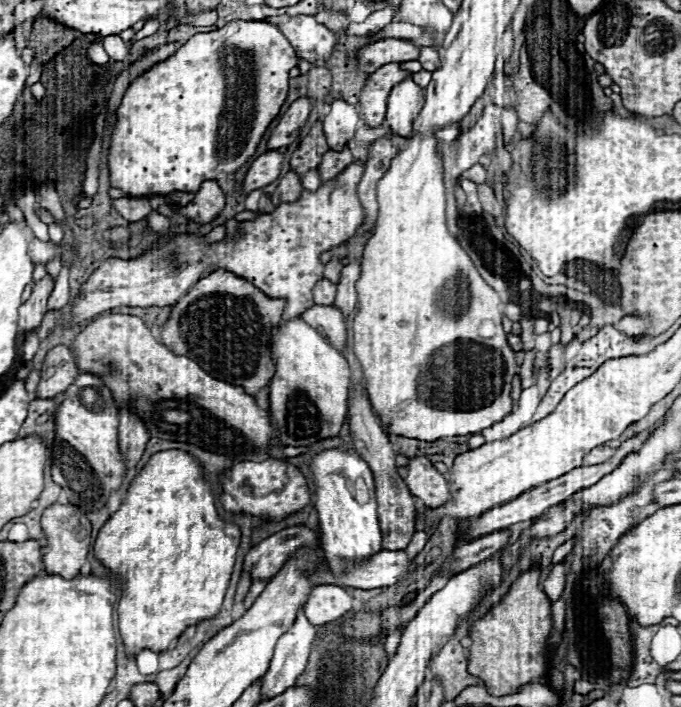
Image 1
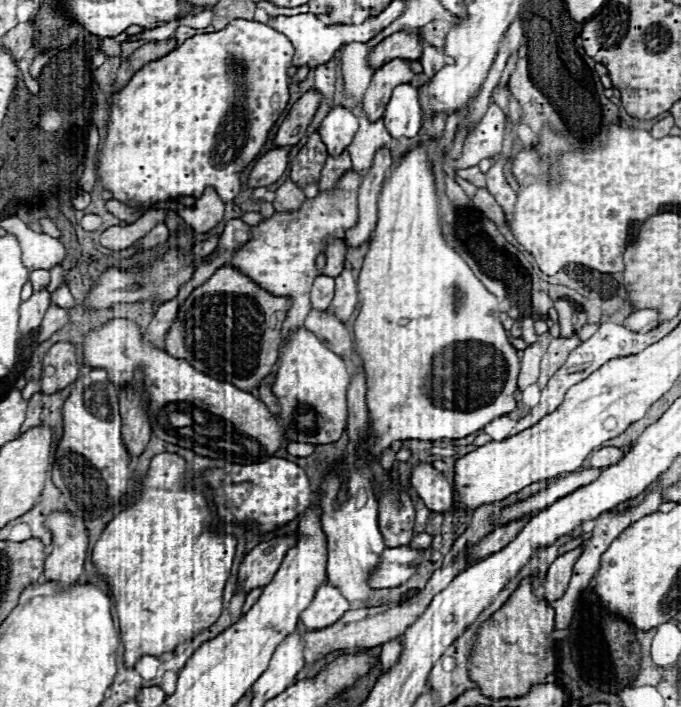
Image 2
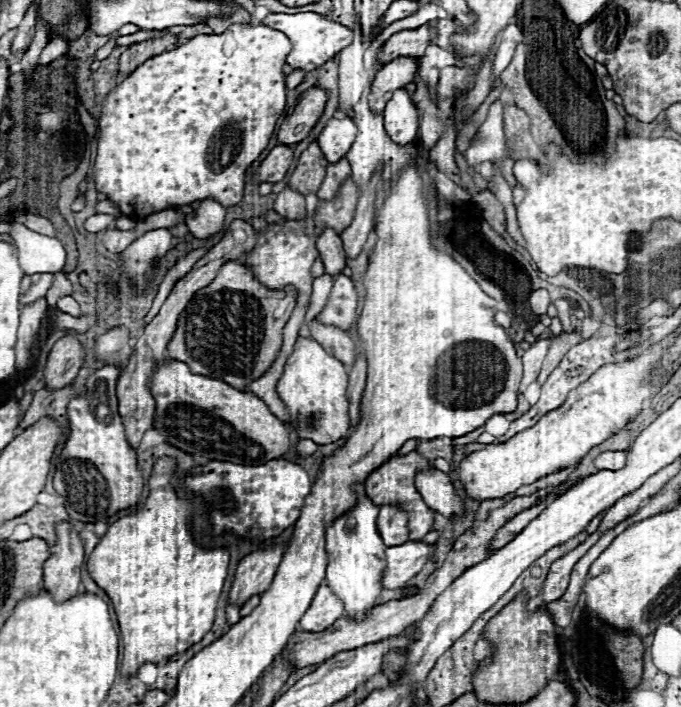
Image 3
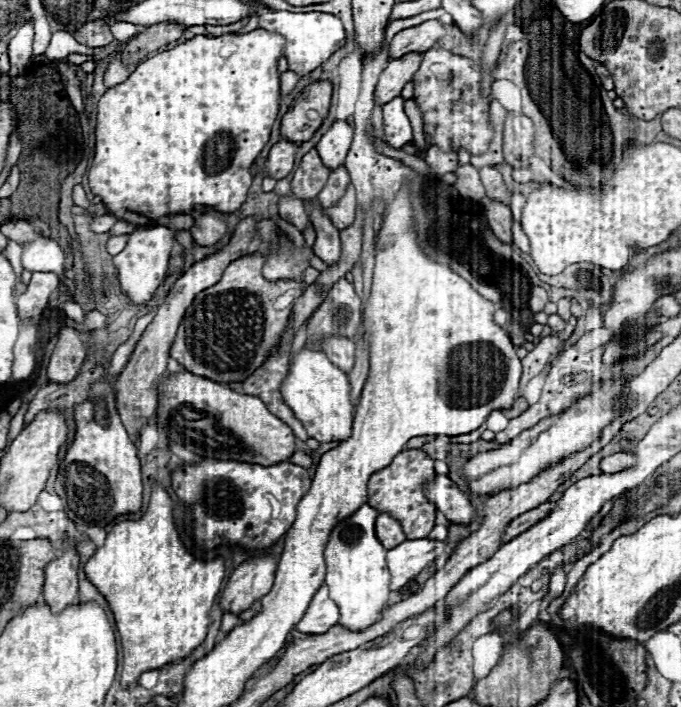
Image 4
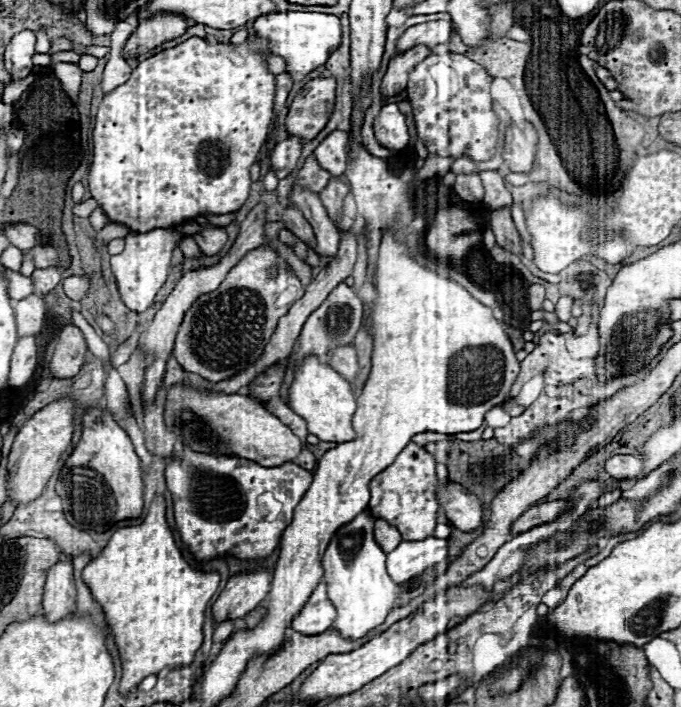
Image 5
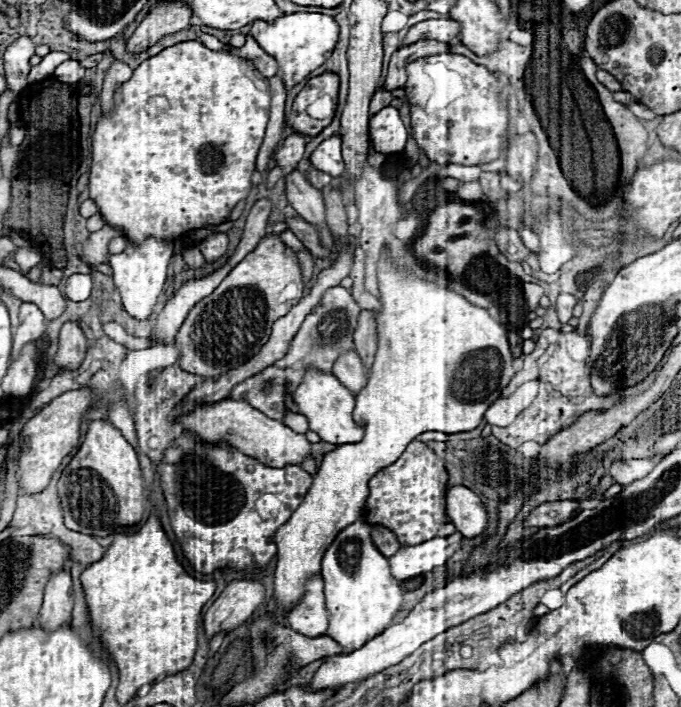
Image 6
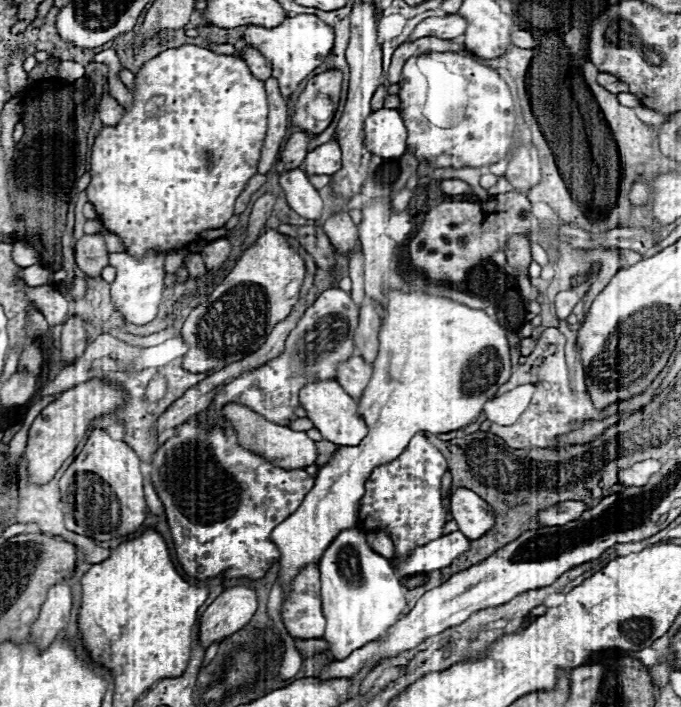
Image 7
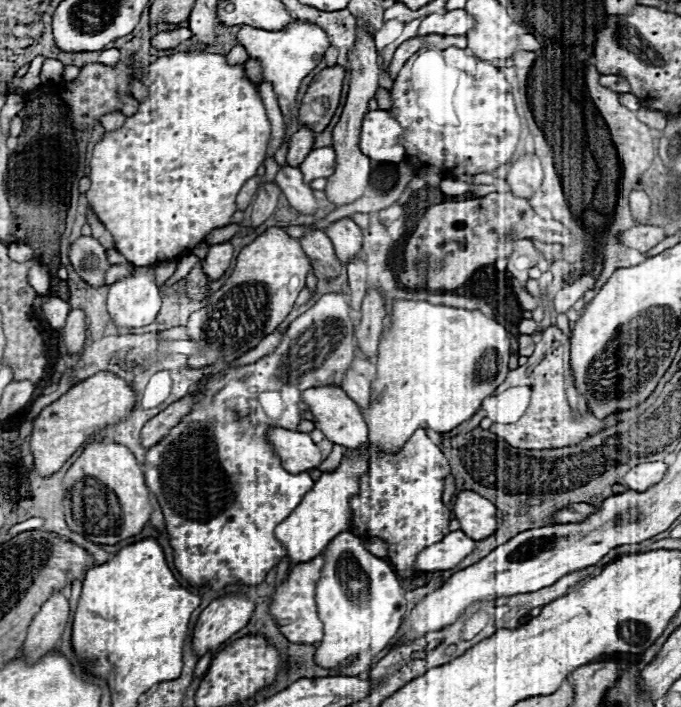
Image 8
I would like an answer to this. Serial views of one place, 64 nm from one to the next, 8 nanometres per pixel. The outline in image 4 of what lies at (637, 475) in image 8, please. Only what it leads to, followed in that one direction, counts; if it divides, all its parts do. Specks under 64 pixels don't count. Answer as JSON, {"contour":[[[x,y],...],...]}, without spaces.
{"contour":[[[624,452],[606,456],[606,458],[600,462],[600,470],[602,470],[604,474],[616,474],[616,472],[628,470],[628,468],[632,468],[632,466],[636,466],[634,454],[624,454]]]}

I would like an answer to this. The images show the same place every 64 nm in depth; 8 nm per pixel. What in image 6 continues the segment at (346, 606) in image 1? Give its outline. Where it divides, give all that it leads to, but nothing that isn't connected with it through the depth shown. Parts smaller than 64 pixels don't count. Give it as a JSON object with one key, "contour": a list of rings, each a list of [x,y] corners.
{"contour":[[[310,576],[306,580],[306,592],[300,602],[286,614],[286,622],[292,630],[308,638],[326,634],[328,610],[324,604],[324,584],[320,576]]]}

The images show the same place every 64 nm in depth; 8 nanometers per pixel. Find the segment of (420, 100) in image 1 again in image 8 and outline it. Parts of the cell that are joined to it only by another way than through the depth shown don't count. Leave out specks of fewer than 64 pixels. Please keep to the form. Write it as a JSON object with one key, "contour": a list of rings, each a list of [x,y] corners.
{"contour":[[[370,110],[364,114],[360,132],[360,150],[378,162],[402,162],[404,148],[398,146],[398,136],[402,134],[400,124],[386,110]]]}

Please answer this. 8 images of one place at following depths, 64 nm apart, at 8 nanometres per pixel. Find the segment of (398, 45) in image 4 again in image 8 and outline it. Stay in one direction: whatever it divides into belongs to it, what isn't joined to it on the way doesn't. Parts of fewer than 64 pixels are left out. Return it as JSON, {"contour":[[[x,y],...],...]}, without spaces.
{"contour":[[[448,10],[444,14],[430,14],[422,20],[418,36],[442,34],[442,36],[464,36],[474,26],[474,18],[466,10]]]}

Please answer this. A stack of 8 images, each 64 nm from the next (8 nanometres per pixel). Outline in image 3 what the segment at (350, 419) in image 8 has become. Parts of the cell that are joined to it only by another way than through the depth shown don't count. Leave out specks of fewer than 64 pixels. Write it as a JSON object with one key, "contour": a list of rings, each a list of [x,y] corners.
{"contour":[[[298,338],[294,352],[284,366],[284,374],[278,382],[276,392],[290,410],[290,418],[296,420],[290,424],[292,436],[308,438],[316,444],[330,444],[344,438],[350,430],[348,416],[348,374],[342,362],[328,356],[324,348],[312,338]]]}

